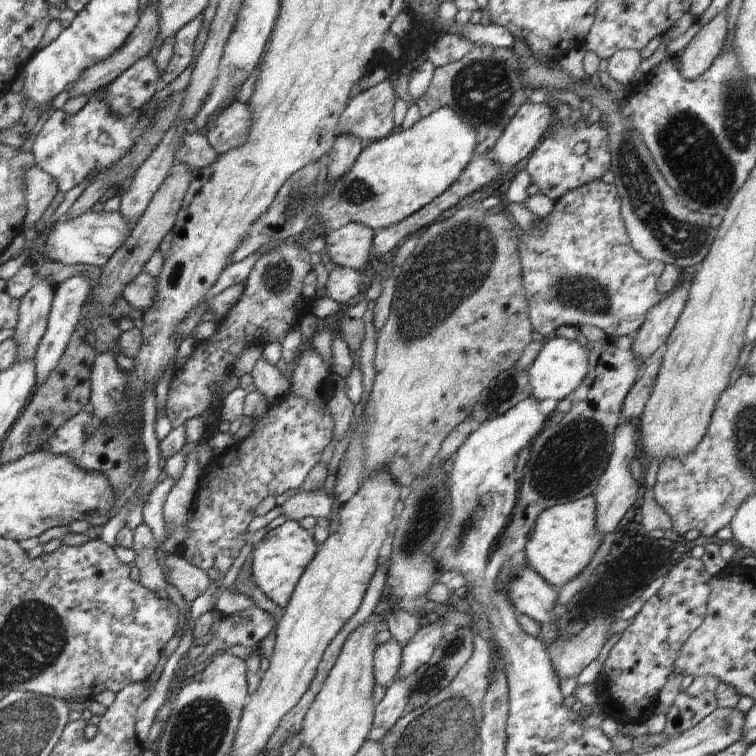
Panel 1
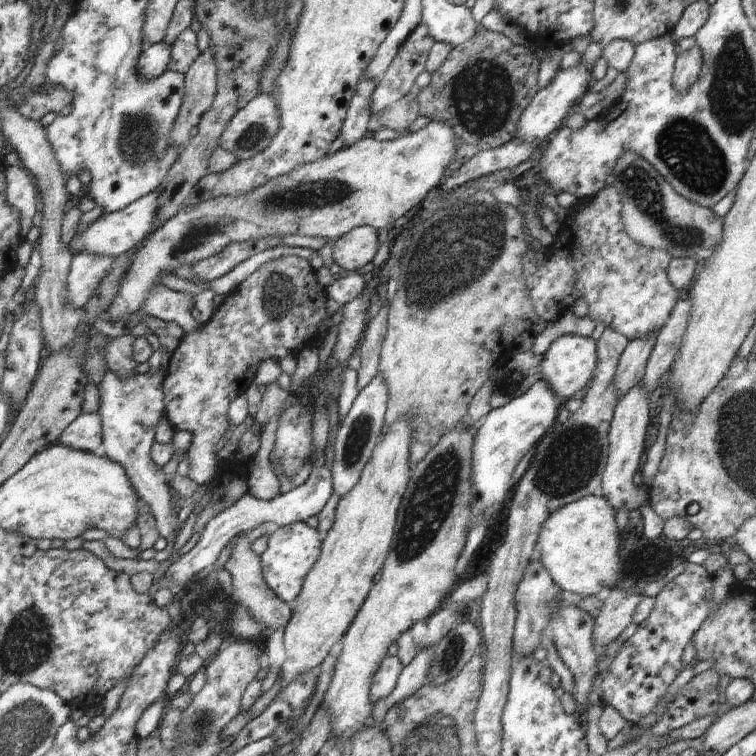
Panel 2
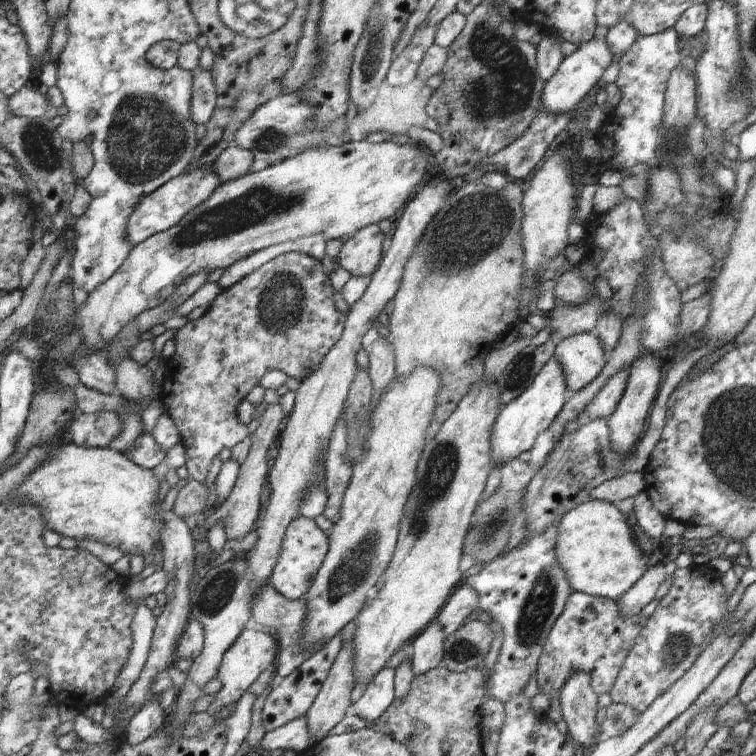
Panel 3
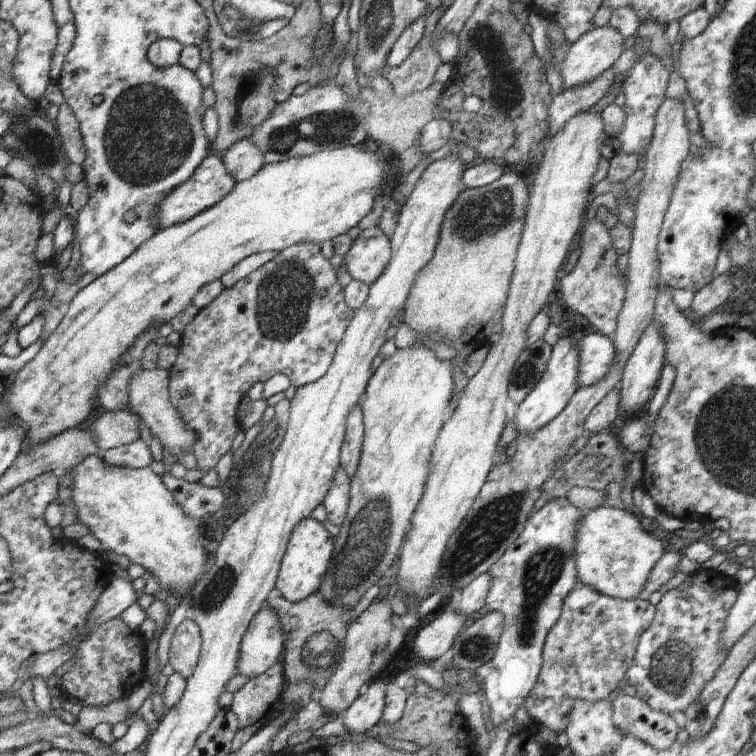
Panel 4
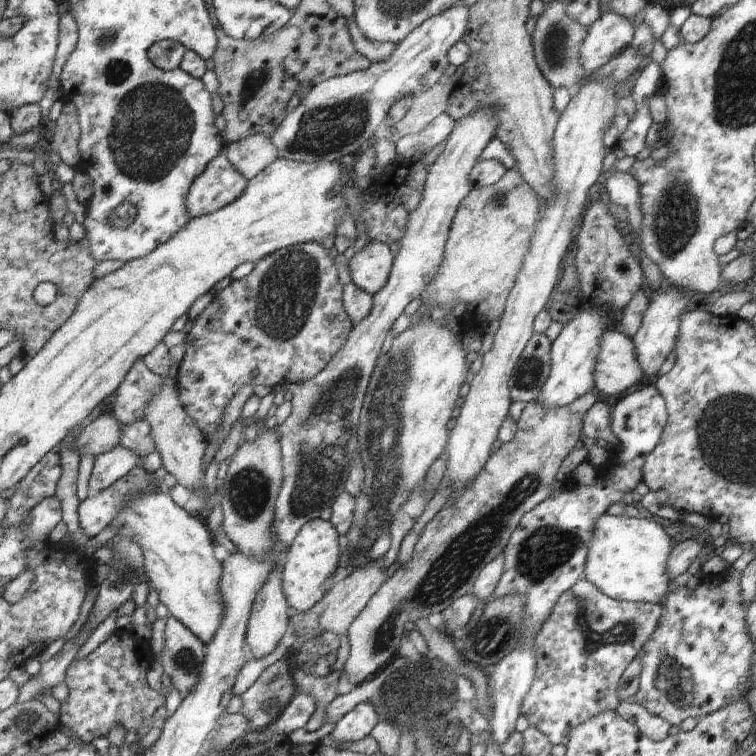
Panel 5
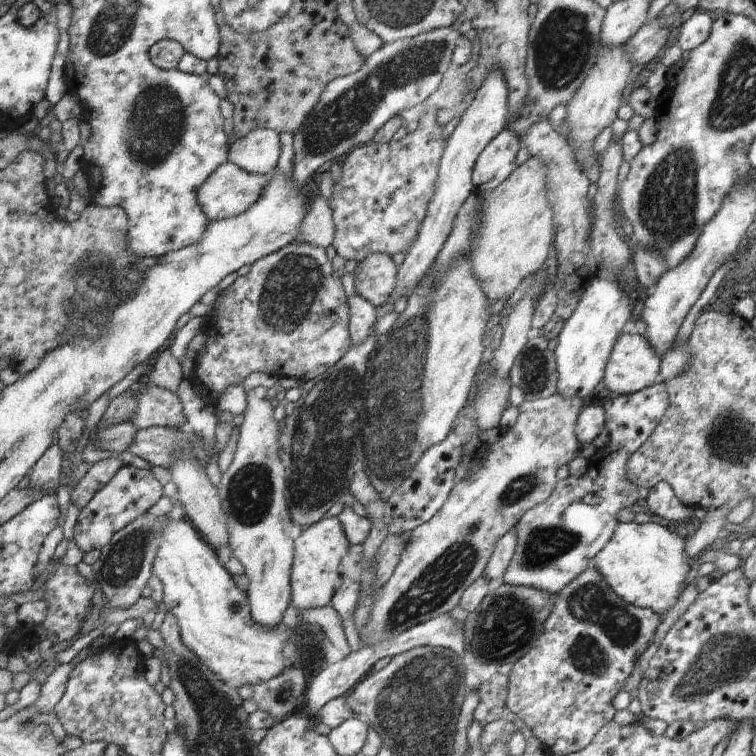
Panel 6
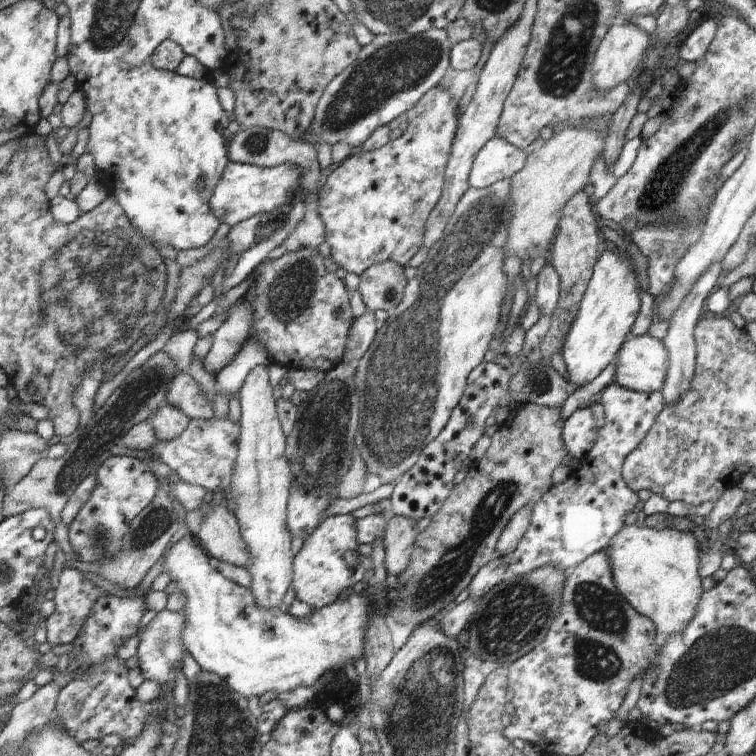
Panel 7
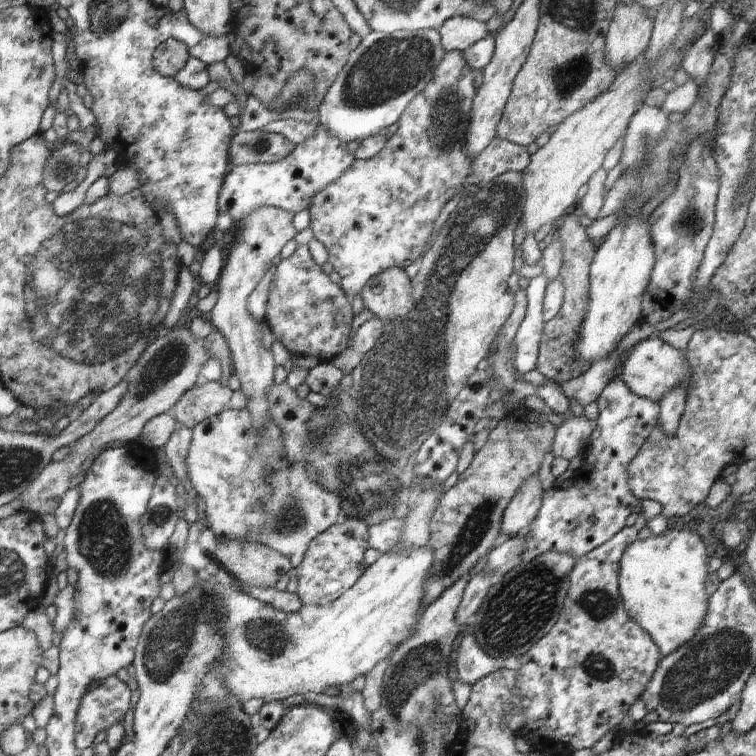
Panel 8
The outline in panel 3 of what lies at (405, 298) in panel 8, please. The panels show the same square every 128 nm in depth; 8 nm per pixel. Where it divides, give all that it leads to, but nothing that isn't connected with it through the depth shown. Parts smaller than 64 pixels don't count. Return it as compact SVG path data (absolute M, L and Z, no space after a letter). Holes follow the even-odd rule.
M378 225L365 226L342 246L337 264L352 277L371 276L378 270L386 247L384 233Z

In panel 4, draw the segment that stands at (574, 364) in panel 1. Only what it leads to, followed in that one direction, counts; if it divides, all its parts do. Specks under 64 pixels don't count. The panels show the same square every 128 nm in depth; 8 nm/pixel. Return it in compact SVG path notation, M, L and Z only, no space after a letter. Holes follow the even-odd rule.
M593 331L581 334L578 346L578 384L580 387L594 386L600 382L614 364L616 350L611 337Z

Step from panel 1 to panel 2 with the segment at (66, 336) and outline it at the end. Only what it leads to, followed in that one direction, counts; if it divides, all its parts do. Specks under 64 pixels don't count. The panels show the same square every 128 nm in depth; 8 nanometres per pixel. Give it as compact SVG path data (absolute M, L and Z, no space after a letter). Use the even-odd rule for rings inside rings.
M88 255L73 256L66 280L67 302L74 309L83 309L97 290L99 283L112 267L114 257Z

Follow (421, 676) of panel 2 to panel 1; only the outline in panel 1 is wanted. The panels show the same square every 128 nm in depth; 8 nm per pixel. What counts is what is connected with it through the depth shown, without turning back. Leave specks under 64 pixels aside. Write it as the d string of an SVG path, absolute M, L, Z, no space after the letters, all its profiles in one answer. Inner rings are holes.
M395 678L387 687L384 698L374 707L374 720L368 733L368 740L372 742L379 743L408 706L410 690L406 688L404 678Z

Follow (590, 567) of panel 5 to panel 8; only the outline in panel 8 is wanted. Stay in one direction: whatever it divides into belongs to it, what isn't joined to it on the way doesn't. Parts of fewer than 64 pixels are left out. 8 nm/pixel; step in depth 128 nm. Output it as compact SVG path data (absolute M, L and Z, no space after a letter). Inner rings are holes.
M669 530L645 540L636 539L620 559L619 591L626 612L650 634L664 657L696 636L708 612L709 596L704 582L710 558L706 544L695 532Z

